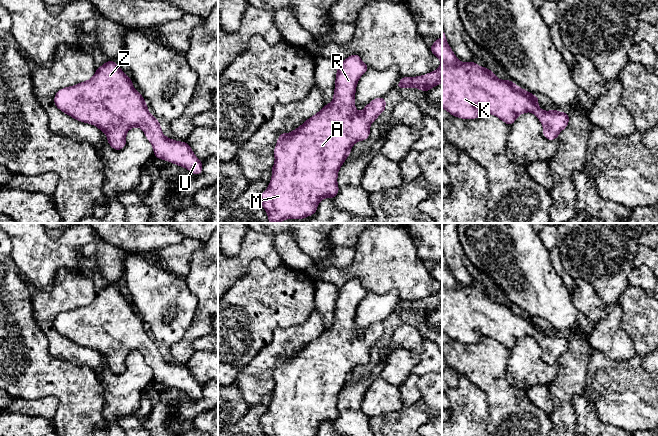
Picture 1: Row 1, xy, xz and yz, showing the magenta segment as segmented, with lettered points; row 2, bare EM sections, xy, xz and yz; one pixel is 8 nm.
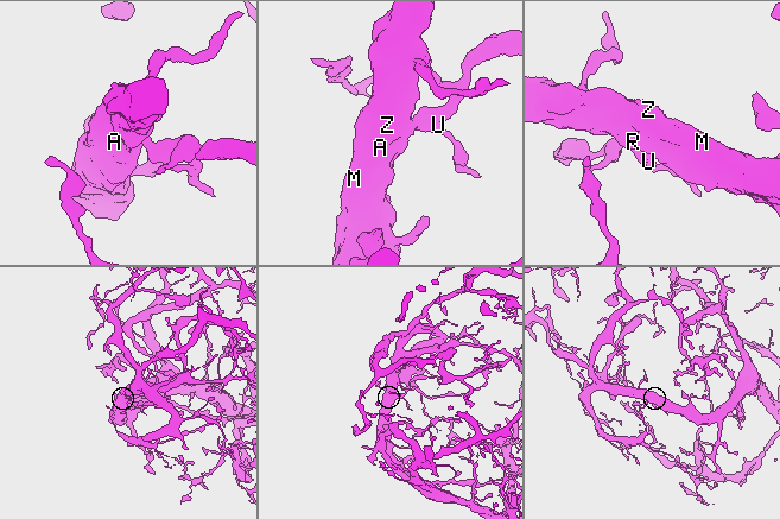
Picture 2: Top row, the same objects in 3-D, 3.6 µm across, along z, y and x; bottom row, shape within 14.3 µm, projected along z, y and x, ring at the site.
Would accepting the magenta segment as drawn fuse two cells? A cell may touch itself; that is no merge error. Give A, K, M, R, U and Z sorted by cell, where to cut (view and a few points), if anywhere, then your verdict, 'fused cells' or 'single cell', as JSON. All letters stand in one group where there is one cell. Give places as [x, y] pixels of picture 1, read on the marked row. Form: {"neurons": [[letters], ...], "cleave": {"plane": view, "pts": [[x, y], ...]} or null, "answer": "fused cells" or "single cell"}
{"neurons": [["A", "K", "M", "R", "U", "Z"]], "cleave": null, "answer": "single cell"}

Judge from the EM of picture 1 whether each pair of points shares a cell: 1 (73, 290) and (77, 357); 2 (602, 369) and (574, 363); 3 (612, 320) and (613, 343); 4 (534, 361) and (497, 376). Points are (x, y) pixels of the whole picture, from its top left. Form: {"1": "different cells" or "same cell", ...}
{"1": "same cell", "2": "different cells", "3": "same cell", "4": "different cells"}

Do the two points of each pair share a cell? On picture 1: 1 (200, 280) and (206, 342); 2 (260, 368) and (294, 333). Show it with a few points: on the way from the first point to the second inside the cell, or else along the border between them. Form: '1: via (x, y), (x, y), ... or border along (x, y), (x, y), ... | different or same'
1: border along (207, 333), (194, 341), (193, 347), (195, 350) | different
2: via (267, 359), (285, 341) | same

